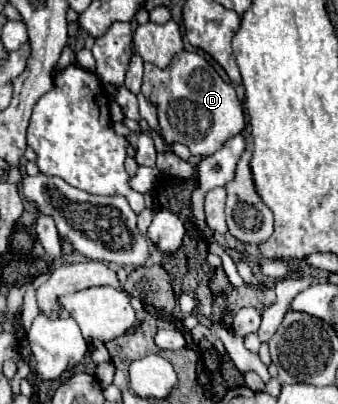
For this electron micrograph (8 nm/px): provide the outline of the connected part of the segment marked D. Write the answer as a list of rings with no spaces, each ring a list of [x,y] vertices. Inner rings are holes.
[[[182,50],[171,62],[171,68],[156,68],[152,64],[144,64],[144,82],[142,94],[150,100],[150,104],[158,110],[158,126],[162,130],[162,138],[168,146],[180,142],[188,146],[192,156],[210,156],[214,154],[228,138],[236,136],[244,128],[244,112],[238,102],[236,90],[226,84],[220,74],[212,68],[212,64],[196,54]],[[192,78],[192,88],[190,88]],[[170,92],[180,96],[180,102],[168,102]],[[152,98],[156,102],[152,102]],[[186,100],[186,102],[182,102]]]

